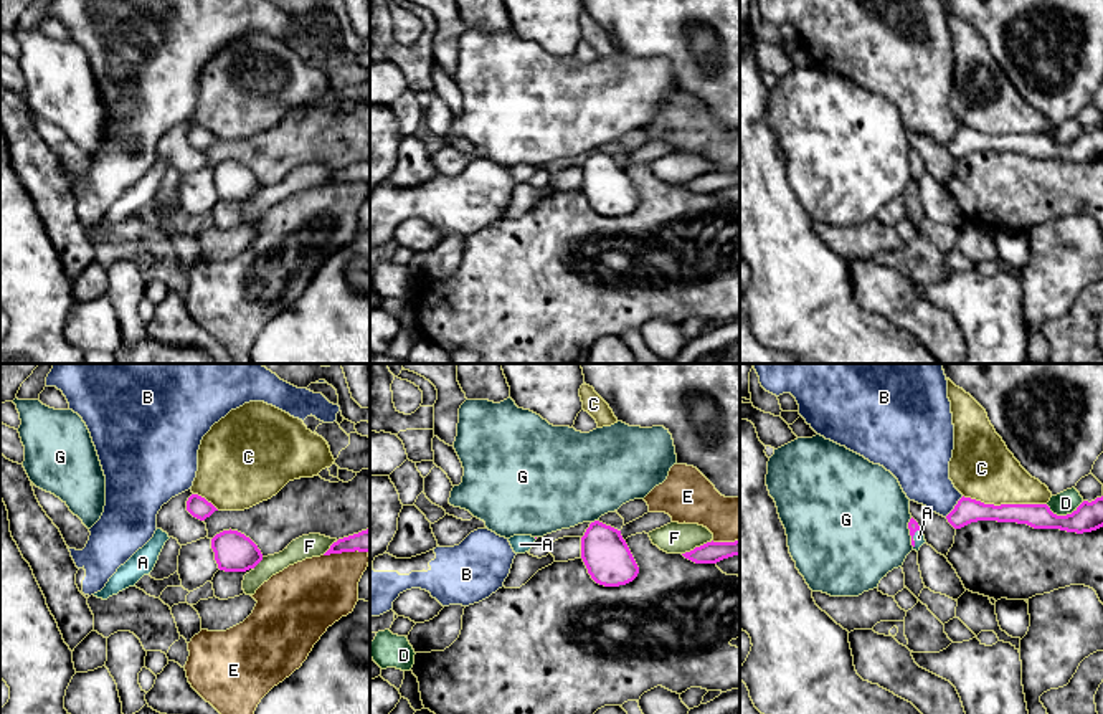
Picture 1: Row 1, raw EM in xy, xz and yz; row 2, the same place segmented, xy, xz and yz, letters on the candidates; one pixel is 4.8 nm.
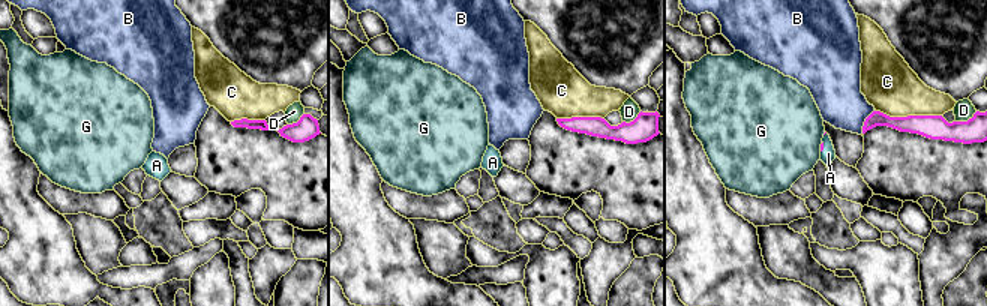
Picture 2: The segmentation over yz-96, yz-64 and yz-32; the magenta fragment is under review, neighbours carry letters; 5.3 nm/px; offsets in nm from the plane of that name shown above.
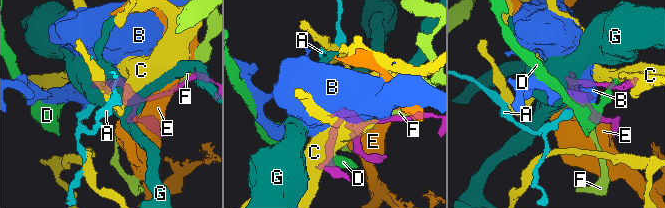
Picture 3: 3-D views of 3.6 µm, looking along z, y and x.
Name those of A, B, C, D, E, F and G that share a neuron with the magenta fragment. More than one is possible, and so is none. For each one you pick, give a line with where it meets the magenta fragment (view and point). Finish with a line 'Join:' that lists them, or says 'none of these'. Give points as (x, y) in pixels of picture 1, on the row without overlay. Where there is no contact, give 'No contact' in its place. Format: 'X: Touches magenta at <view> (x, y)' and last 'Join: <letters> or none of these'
A: Touches magenta at yz (912, 167)
Join: A

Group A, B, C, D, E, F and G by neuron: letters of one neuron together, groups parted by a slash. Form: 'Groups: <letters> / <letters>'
Groups: A / B / C / D / E / F / G

